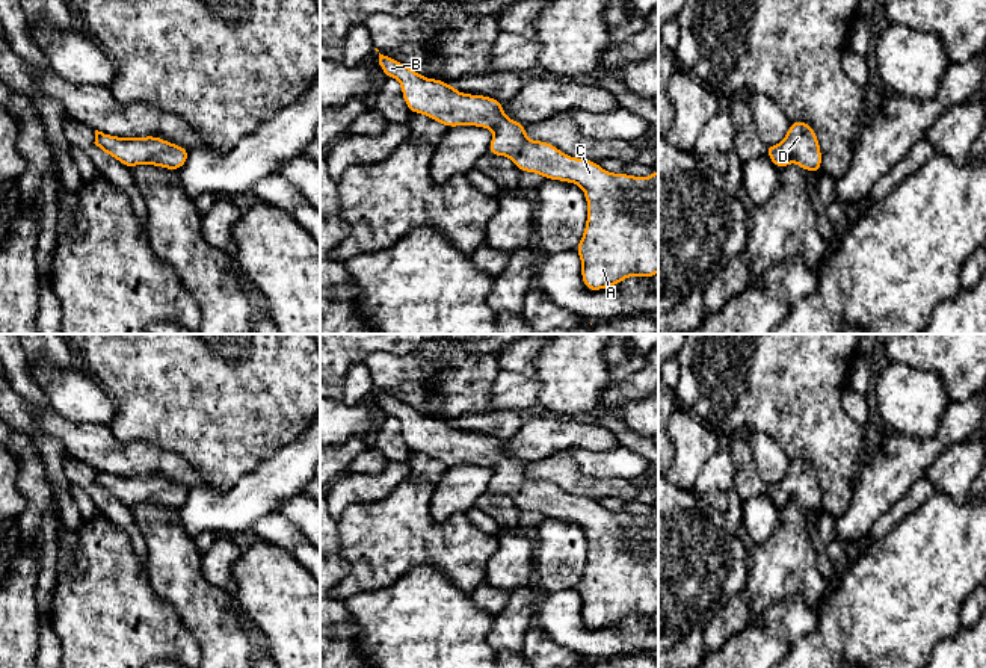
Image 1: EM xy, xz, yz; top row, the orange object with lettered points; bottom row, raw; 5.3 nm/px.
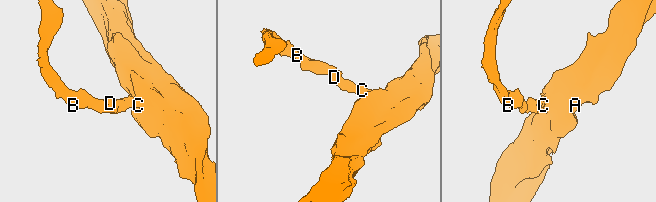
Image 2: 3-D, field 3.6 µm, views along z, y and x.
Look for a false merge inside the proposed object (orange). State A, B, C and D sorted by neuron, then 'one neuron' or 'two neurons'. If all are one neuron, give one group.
A B C D; one neuron

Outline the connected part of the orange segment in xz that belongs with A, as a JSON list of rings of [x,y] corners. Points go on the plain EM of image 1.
[[[379,391],[387,416],[400,420],[403,438],[411,452],[423,452],[445,465],[476,464],[492,467],[489,493],[509,496],[521,511],[536,511],[548,518],[578,523],[587,540],[586,567],[575,591],[581,597],[581,618],[586,627],[598,630],[613,626],[631,614],[652,617],[658,611],[658,508],[649,515],[613,512],[589,497],[569,496],[553,482],[528,479],[525,464],[509,458],[501,440],[456,429],[450,422],[427,417],[411,405]]]

